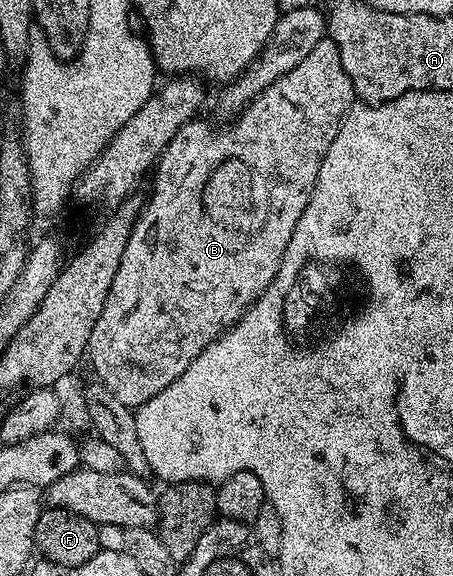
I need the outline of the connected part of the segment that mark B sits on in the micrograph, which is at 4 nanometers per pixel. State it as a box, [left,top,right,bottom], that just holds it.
[88,36,355,407]

